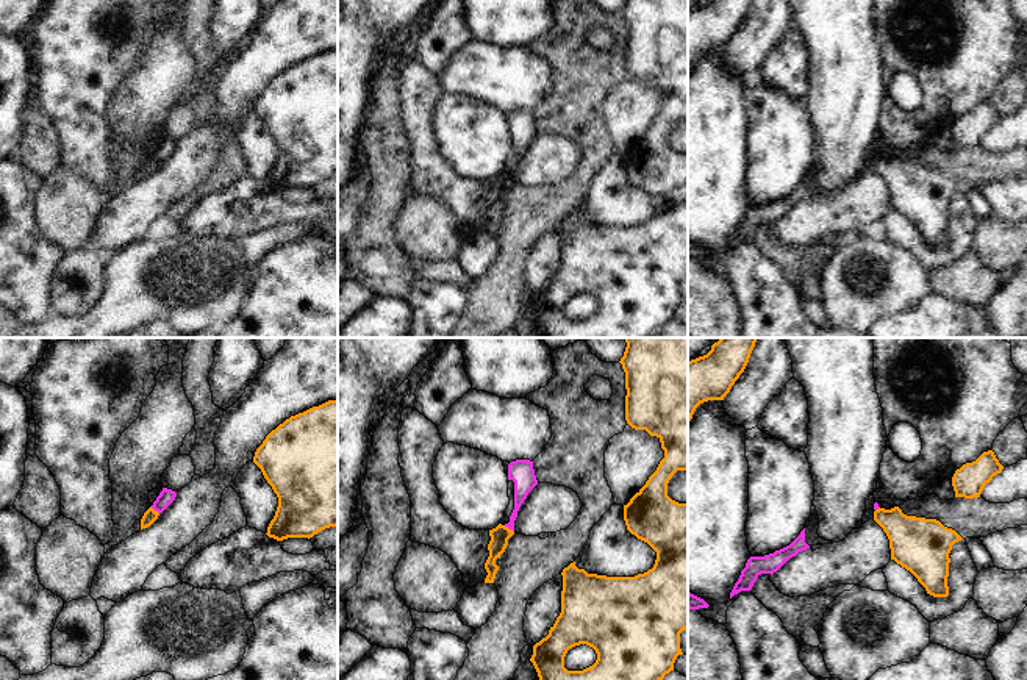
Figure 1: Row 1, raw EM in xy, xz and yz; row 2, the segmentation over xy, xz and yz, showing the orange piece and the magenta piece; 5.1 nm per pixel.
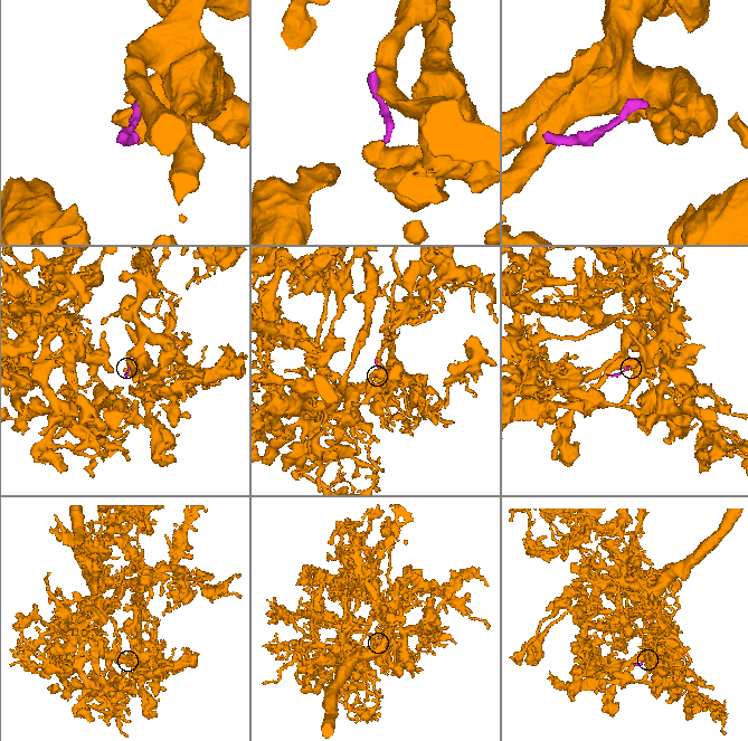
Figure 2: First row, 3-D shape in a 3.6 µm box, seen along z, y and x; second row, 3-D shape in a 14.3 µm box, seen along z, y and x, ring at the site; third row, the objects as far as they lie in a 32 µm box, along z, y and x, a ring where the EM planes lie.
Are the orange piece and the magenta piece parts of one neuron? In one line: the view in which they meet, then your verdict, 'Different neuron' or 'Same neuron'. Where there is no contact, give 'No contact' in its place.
Touches orange in xz. Different neuron.

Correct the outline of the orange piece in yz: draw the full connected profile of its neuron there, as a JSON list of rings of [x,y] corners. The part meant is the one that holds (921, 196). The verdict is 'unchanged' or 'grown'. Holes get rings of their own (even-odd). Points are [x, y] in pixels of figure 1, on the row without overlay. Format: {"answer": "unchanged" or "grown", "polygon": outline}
{"answer": "unchanged", "polygon": [[[899,156],[878,158],[874,170],[889,189],[891,209],[910,220],[933,247],[947,247],[949,203],[963,188],[936,169],[907,166]]]}

